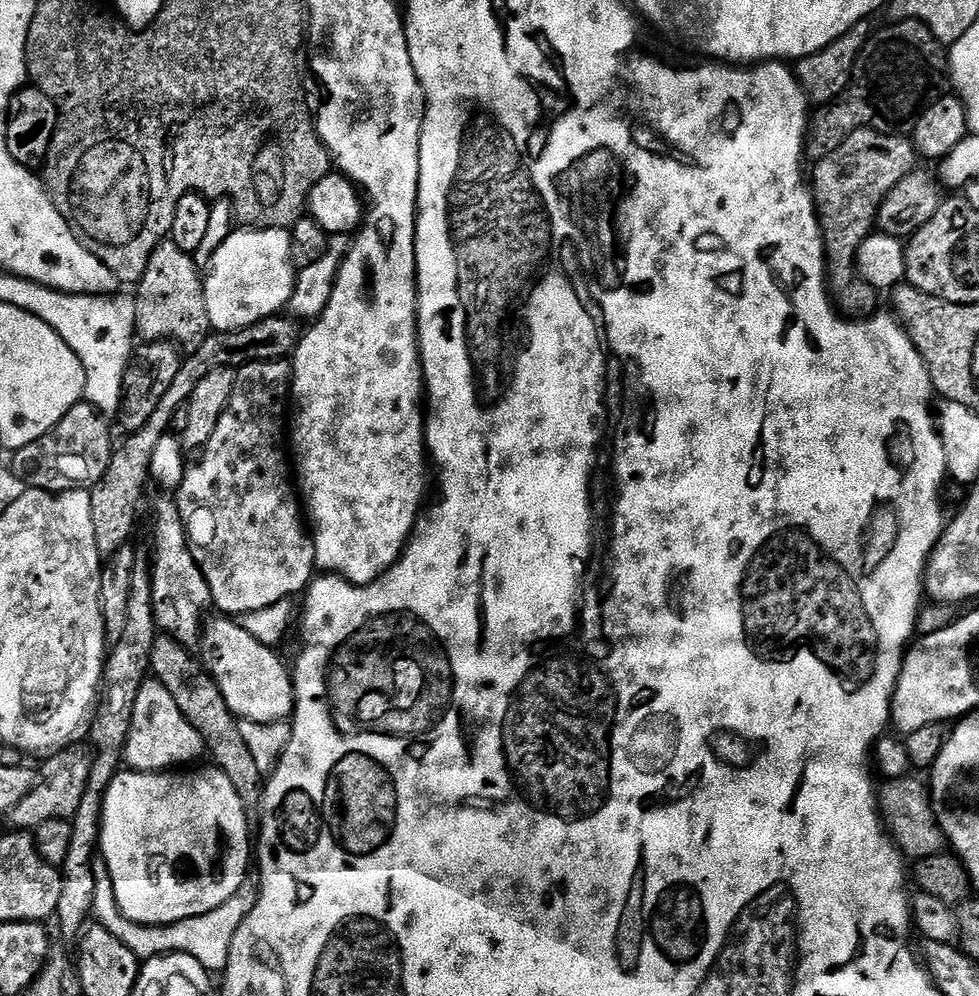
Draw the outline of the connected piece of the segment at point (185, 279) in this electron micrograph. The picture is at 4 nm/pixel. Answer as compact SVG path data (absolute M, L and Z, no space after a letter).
M171 238L164 240L150 254L150 266L135 285L136 334L141 341L167 340L185 353L194 351L213 331L210 314L206 314L206 298L201 269L193 253L178 250Z

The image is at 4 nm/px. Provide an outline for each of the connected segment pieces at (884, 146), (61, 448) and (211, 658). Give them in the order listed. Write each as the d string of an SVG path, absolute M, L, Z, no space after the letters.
M860 128L857 132L852 132L848 137L840 143L838 150L834 150L830 154L826 154L821 160L815 161L814 167L810 172L810 187L812 189L812 200L816 203L816 217L820 223L820 233L824 239L824 259L826 261L826 279L831 292L834 297L834 304L837 309L845 317L848 318L863 318L871 316L877 311L876 296L878 296L877 289L870 286L870 282L863 280L856 271L856 251L862 246L862 242L866 242L866 238L872 235L874 229L878 224L878 217L880 215L880 207L886 198L886 194L890 194L890 190L894 190L894 186L898 186L898 182L902 182L902 178L906 178L913 169L917 167L918 157L916 154L916 147L912 145L911 139L904 134L889 134L886 132L875 132L873 128Z
M87 402L75 404L52 429L42 434L42 438L11 453L10 469L28 488L41 488L44 492L90 490L100 481L102 474L106 474L106 466L110 466L114 451L109 421L102 413L84 416L90 414L86 410Z
M220 618L203 625L202 648L208 651L206 667L216 680L226 706L240 720L250 722L278 722L288 720L296 707L296 690L292 686L292 672L279 660L273 649L268 648L258 638L254 638L245 628L232 618Z

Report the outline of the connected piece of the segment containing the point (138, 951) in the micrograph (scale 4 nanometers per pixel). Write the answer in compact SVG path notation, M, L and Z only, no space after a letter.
M98 854L92 860L92 865L94 866L93 917L95 921L112 936L116 936L122 944L128 946L141 961L146 961L150 957L168 955L171 952L180 952L195 958L209 973L221 973L229 962L230 943L233 942L238 926L245 921L246 915L250 914L256 905L257 887L253 883L245 882L235 892L234 897L224 902L217 910L208 911L204 915L168 925L135 924L125 918L117 904L117 899L114 898L113 882L110 881L104 856Z

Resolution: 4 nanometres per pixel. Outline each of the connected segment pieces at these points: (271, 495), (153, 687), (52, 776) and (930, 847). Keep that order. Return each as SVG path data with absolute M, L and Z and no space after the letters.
M287 359L254 362L236 369L236 385L230 394L230 402L226 406L222 418L218 418L218 426L214 426L214 434L210 434L210 442L206 442L199 453L200 461L197 464L189 463L185 467L184 477L174 496L177 506L180 508L180 517L186 526L188 545L194 554L194 562L198 562L198 566L210 586L213 605L217 609L220 607L224 611L221 613L232 618L239 618L246 612L262 610L266 606L274 606L279 600L295 597L295 592L303 593L312 583L314 573L317 571L316 547L313 546L309 529L302 519L302 500L298 495L297 485L294 483L293 469L290 467L290 444L286 436L284 440L284 411L287 408L289 411L290 408L291 383L292 366Z
M154 678L145 680L142 690L138 690L138 702L134 702L134 718L128 741L124 743L123 763L133 772L166 772L195 765L195 760L205 752L202 734L186 722L186 714L178 710L178 702L174 702L170 690Z
M75 748L51 753L45 759L48 761L38 768L38 779L33 788L10 811L13 829L35 830L38 826L42 826L42 822L71 821L72 816L78 810L78 802L82 802L82 794L86 794L90 766L92 765L92 756L87 751L84 753L82 749Z
M909 774L897 780L888 780L879 789L878 803L885 829L897 848L904 853L909 861L925 860L931 856L941 855L945 851L944 832L932 809L932 797L927 783L915 780L915 775Z

